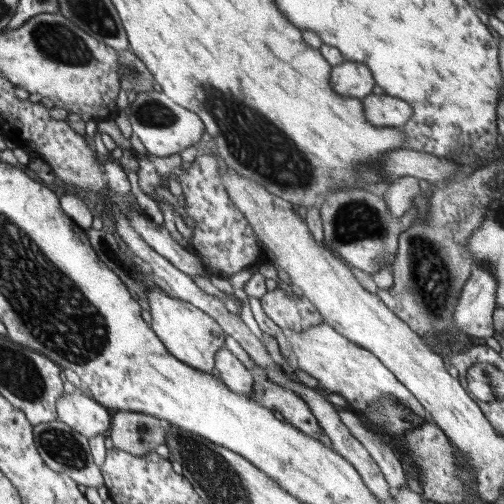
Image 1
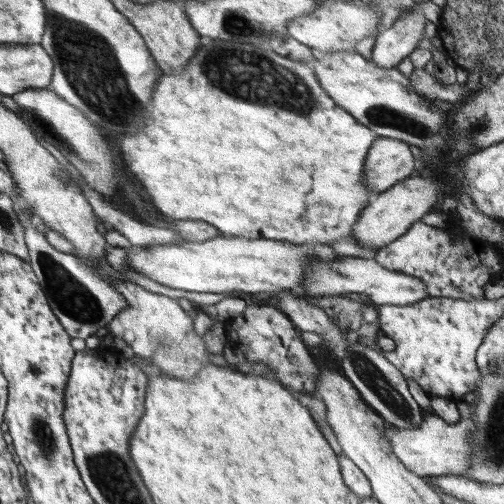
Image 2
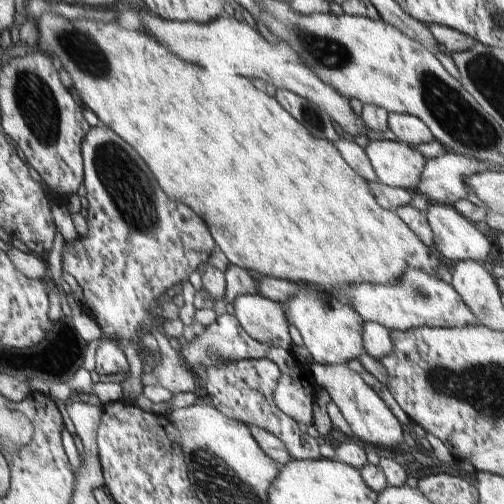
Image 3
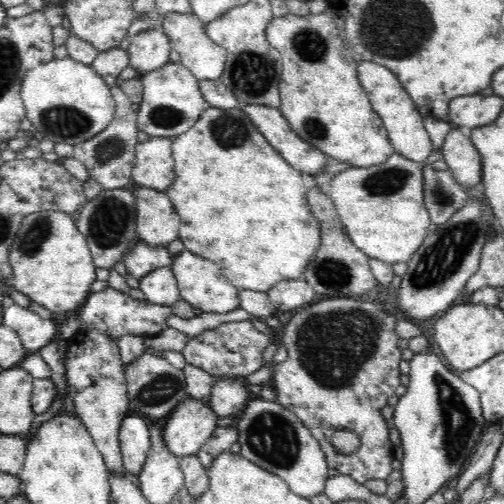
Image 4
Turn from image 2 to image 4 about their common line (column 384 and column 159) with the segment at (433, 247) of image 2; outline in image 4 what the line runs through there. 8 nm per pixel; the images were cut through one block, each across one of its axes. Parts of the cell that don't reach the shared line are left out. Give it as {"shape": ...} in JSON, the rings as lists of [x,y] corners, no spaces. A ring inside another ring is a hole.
{"shape":[[[136,242],[130,248],[130,252],[122,258],[122,264],[126,266],[128,274],[142,280],[146,274],[150,274],[156,268],[162,268],[162,266],[170,268],[174,264],[174,258],[166,246],[152,248],[150,244]]]}

